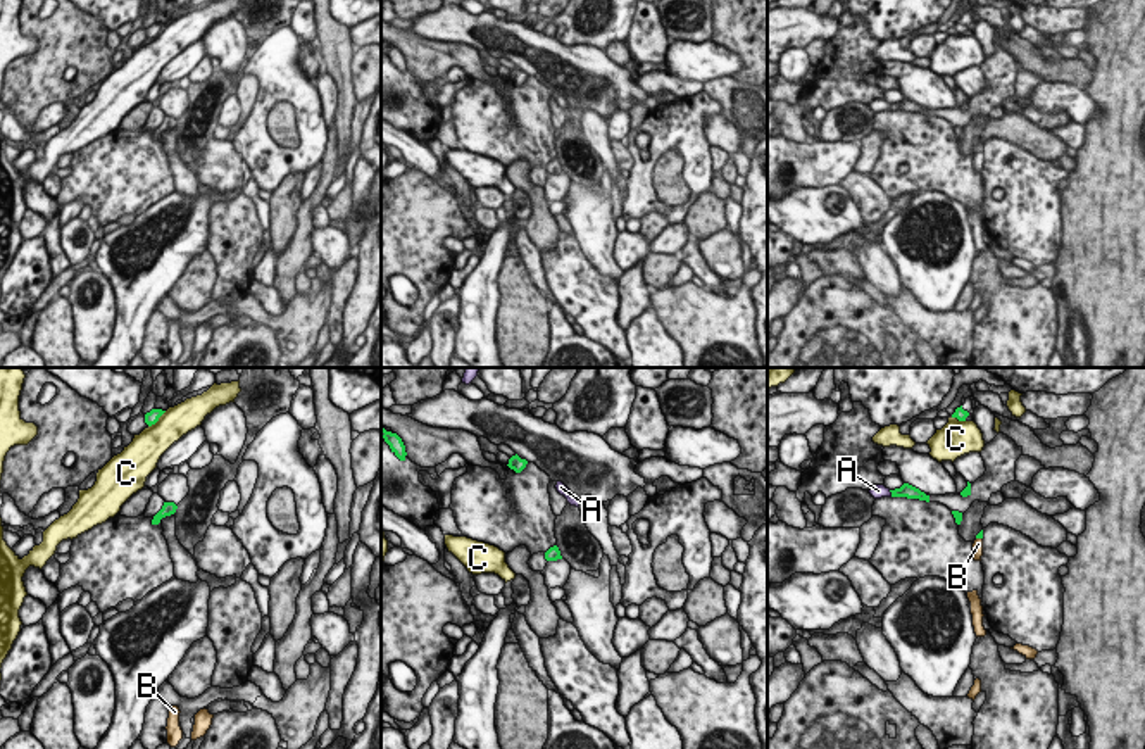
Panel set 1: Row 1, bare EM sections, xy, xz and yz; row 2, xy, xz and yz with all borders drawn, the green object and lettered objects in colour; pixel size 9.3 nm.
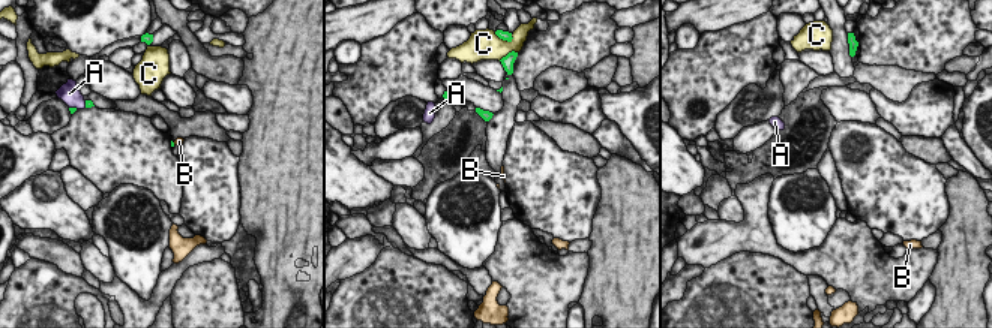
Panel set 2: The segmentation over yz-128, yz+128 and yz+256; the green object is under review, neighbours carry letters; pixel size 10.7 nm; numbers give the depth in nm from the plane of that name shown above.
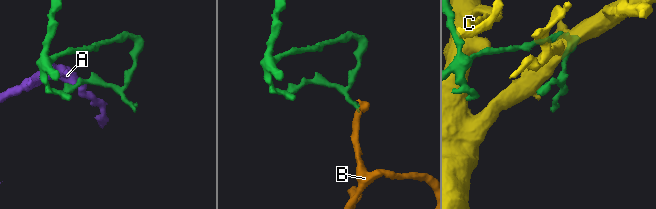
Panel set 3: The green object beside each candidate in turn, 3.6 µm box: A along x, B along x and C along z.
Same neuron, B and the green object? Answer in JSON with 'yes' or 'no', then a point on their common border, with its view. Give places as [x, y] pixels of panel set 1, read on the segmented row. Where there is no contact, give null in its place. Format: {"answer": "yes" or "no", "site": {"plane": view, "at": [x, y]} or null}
{"answer": "no", "site": {"plane": "yz", "at": [980, 537]}}

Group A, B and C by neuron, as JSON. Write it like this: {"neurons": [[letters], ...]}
{"neurons": [["A"], ["B", "C"]]}

